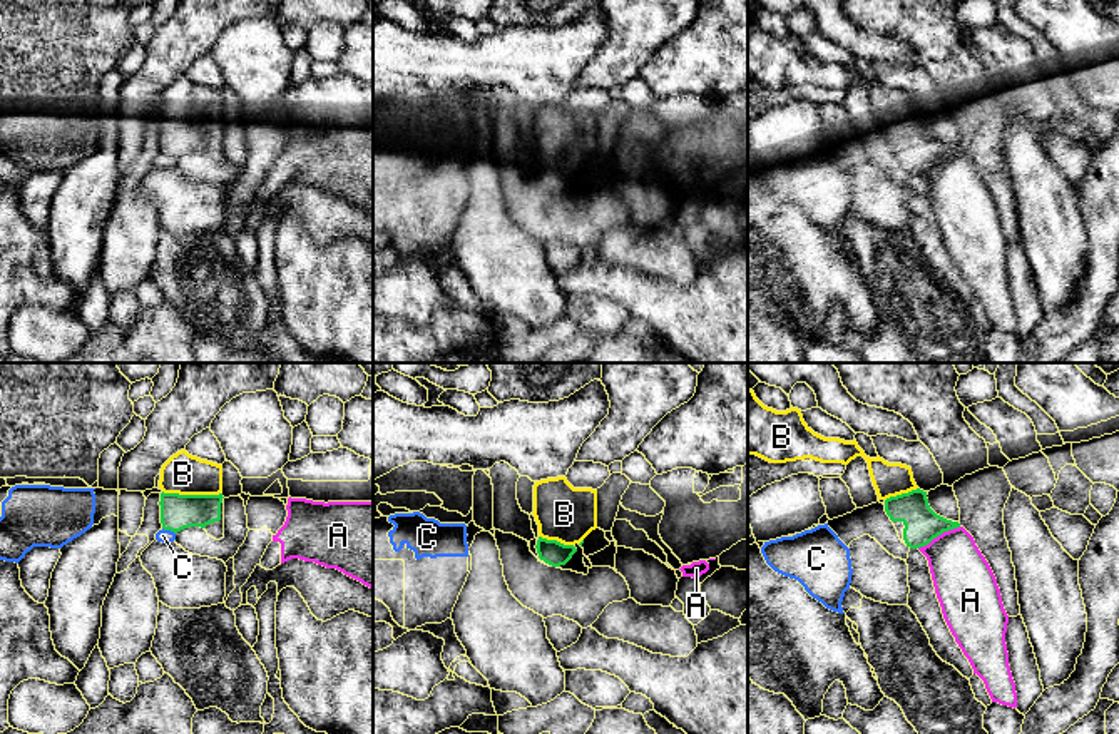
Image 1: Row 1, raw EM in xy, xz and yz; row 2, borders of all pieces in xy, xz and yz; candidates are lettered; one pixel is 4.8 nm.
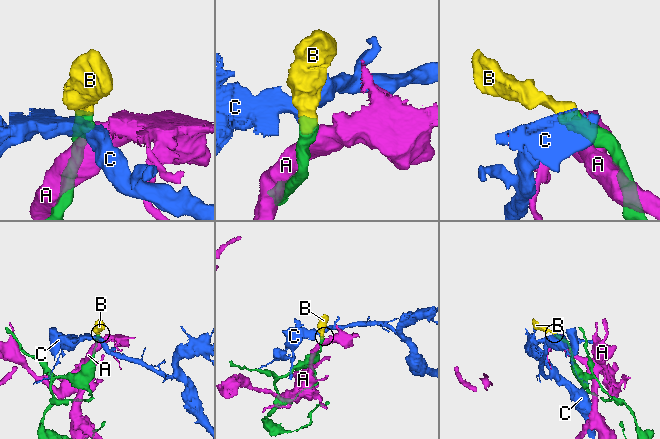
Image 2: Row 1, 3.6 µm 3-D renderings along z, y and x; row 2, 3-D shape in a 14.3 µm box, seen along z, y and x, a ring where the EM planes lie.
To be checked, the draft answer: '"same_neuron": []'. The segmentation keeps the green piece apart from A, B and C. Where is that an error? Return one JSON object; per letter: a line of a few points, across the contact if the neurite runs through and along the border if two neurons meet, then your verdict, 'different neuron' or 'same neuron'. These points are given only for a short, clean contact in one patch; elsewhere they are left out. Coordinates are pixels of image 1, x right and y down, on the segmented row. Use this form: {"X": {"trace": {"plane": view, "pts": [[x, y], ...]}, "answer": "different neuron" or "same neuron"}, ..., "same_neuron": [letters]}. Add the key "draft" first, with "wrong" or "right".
{"draft": "wrong", "A": {"answer": "different neuron"}, "B": {"trace": {"plane": "xy", "pts": [[178, 512], [193, 495], [183, 474]]}, "answer": "same neuron"}, "C": {"trace": {"plane": "xy", "pts": [[163, 527], [174, 534]]}, "answer": "different neuron"}, "same_neuron": ["B"]}

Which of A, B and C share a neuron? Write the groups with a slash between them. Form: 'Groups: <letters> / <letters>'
Groups: A / B / C

